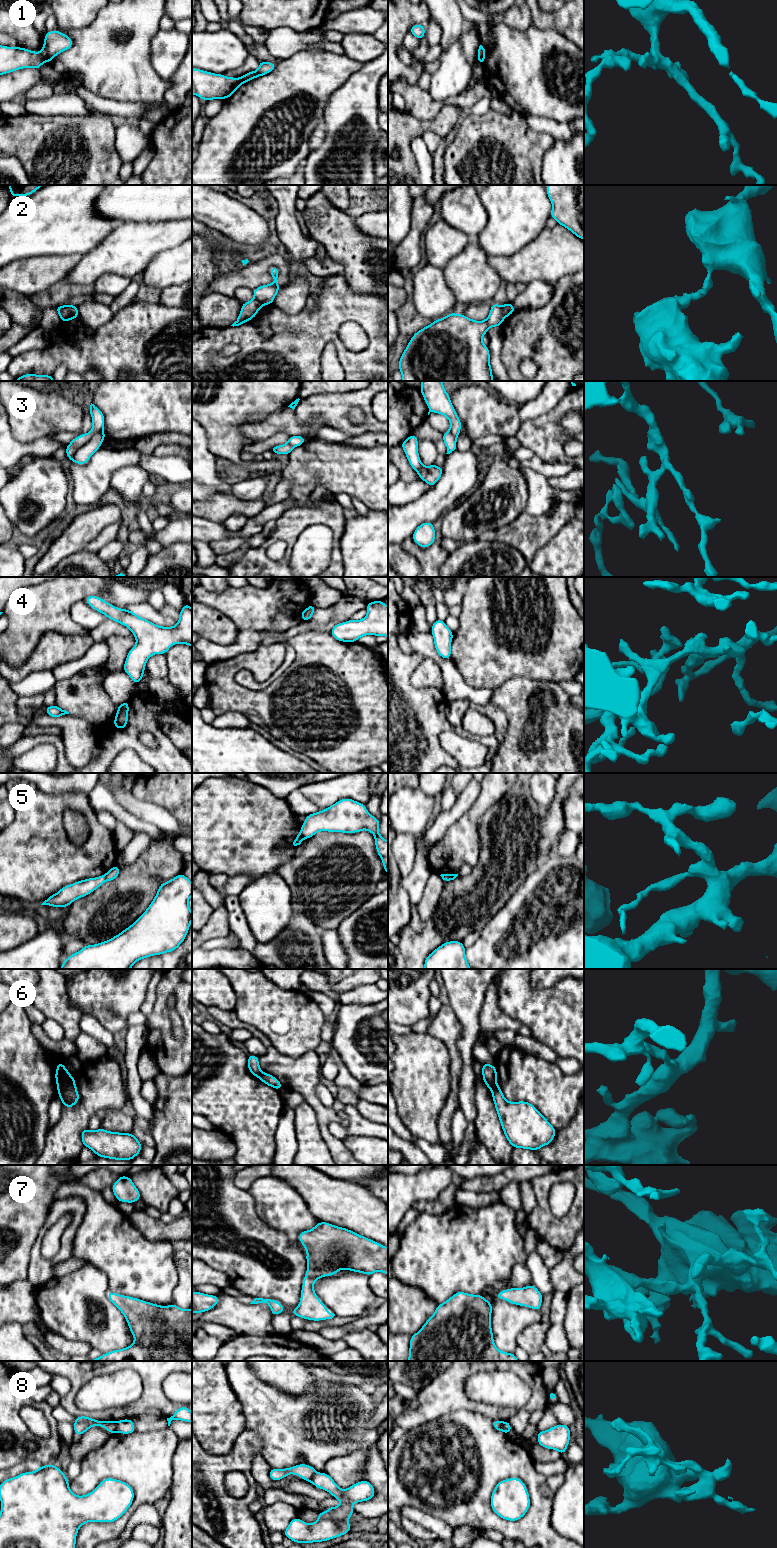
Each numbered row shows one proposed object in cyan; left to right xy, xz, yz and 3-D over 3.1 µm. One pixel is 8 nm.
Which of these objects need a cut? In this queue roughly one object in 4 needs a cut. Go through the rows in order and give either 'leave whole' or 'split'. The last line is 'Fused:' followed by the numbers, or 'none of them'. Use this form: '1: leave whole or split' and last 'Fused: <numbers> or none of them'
1: split
2: split
3: split
4: leave whole
5: split
6: split
7: leave whole
8: split
Fused: 1, 2, 3, 5, 6, 8

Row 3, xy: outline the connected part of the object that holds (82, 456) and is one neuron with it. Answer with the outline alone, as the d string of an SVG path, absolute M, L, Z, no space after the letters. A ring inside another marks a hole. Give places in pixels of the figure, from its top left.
M104 428L100 429L83 447L74 455L72 462L79 465L88 463L90 457L101 447L101 443L106 439Z

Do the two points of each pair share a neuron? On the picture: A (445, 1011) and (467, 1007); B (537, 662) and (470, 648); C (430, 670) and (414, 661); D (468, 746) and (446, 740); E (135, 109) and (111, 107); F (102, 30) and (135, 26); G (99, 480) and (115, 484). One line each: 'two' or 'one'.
A: two
B: one
C: two
D: one
E: one
F: one
G: two

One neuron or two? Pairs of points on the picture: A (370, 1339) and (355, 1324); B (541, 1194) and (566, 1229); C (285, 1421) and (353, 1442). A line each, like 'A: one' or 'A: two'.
A: two
B: one
C: one

